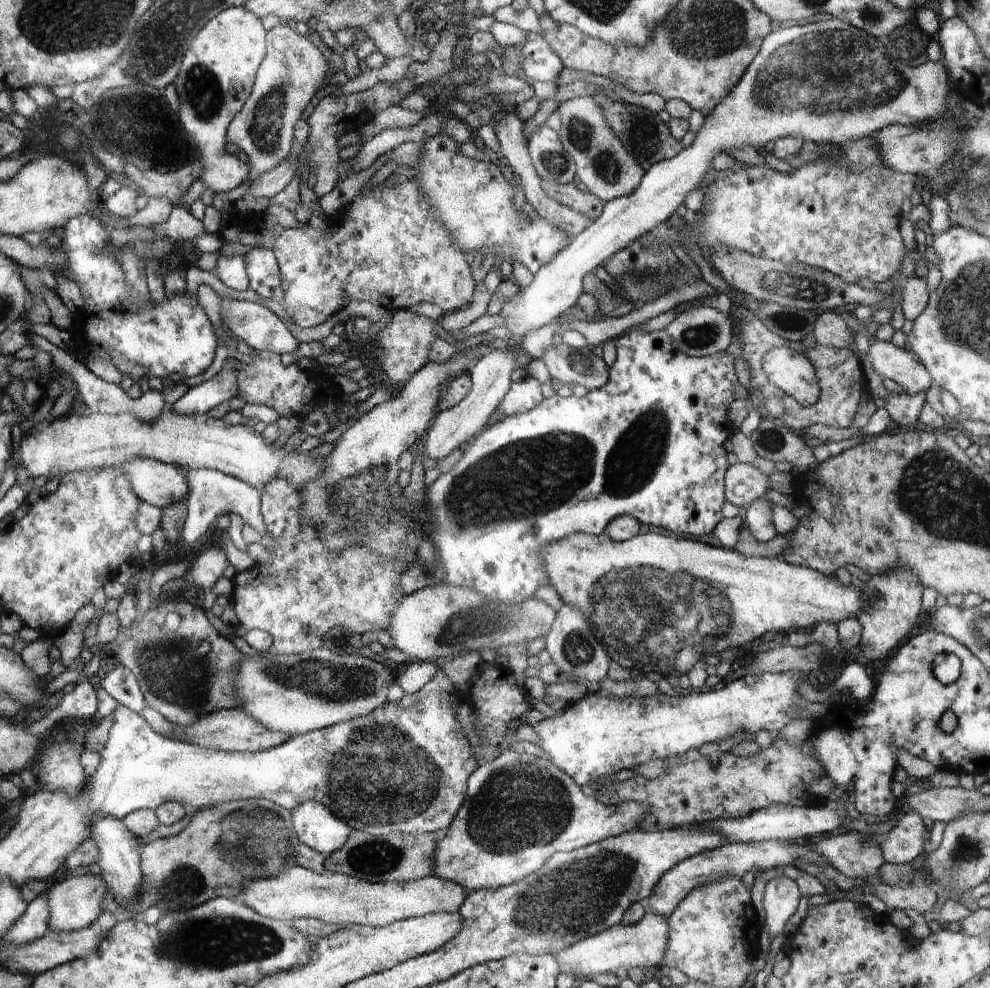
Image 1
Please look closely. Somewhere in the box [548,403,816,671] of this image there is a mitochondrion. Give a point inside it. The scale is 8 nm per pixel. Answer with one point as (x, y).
(772, 440)

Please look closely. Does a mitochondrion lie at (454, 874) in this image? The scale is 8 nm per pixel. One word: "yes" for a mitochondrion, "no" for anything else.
no

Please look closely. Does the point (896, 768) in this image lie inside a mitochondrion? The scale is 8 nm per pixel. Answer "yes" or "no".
no

